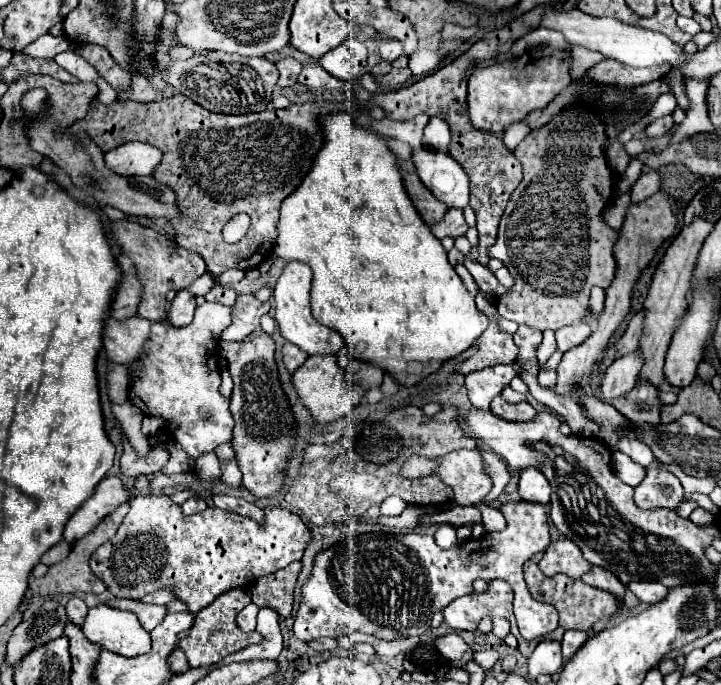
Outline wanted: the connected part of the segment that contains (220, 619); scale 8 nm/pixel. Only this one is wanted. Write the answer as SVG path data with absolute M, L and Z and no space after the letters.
M236 587L232 591L218 595L208 607L204 607L202 611L196 613L196 619L194 619L194 625L192 625L188 637L184 637L178 645L184 651L190 667L216 663L216 661L224 659L226 655L232 655L232 653L248 647L248 645L256 645L256 643L264 641L264 637L258 631L244 633L236 625L236 615L250 603L250 597L252 597L250 587Z

